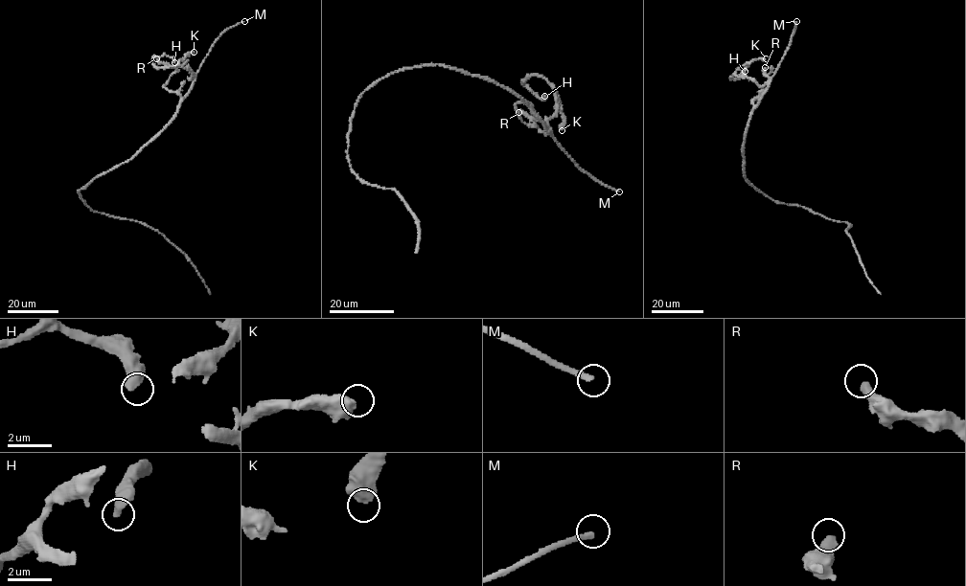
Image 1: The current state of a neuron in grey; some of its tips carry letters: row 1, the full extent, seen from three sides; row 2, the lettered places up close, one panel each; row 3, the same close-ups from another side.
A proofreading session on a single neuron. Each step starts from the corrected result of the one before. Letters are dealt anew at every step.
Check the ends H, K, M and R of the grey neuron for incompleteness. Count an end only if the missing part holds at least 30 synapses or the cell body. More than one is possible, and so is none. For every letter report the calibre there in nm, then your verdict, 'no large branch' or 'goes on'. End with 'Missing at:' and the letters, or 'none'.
H: calibre 500 nm; no large branch
K: calibre 600 nm; no large branch
M: calibre 240 nm; goes on
R: calibre 440 nm; no large branch
Missing at: M

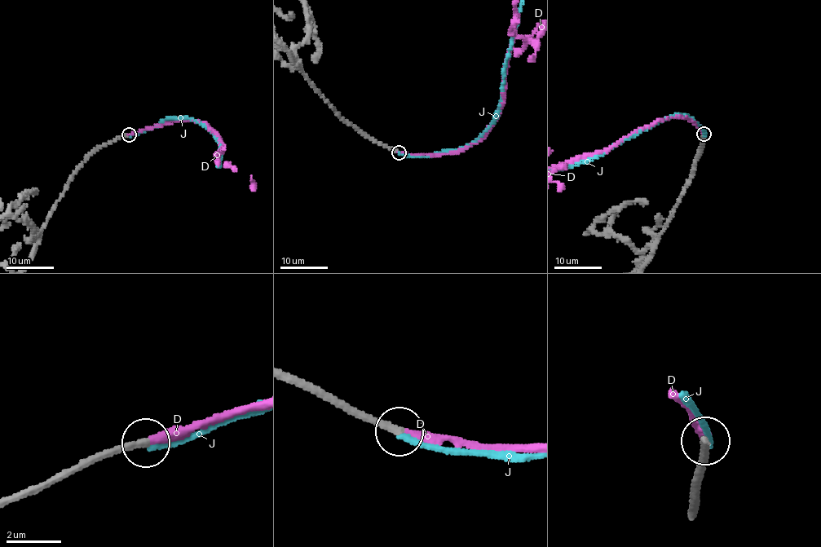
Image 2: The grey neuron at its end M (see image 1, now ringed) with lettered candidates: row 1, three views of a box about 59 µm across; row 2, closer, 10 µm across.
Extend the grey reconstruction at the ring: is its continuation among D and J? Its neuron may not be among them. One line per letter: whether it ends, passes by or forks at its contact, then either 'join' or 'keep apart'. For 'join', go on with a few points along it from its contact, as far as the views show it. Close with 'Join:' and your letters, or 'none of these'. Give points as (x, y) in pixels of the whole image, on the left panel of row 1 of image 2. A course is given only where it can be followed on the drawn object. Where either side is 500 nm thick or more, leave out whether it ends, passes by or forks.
D: it ends; join
J: it ends; keep apart
Join: D

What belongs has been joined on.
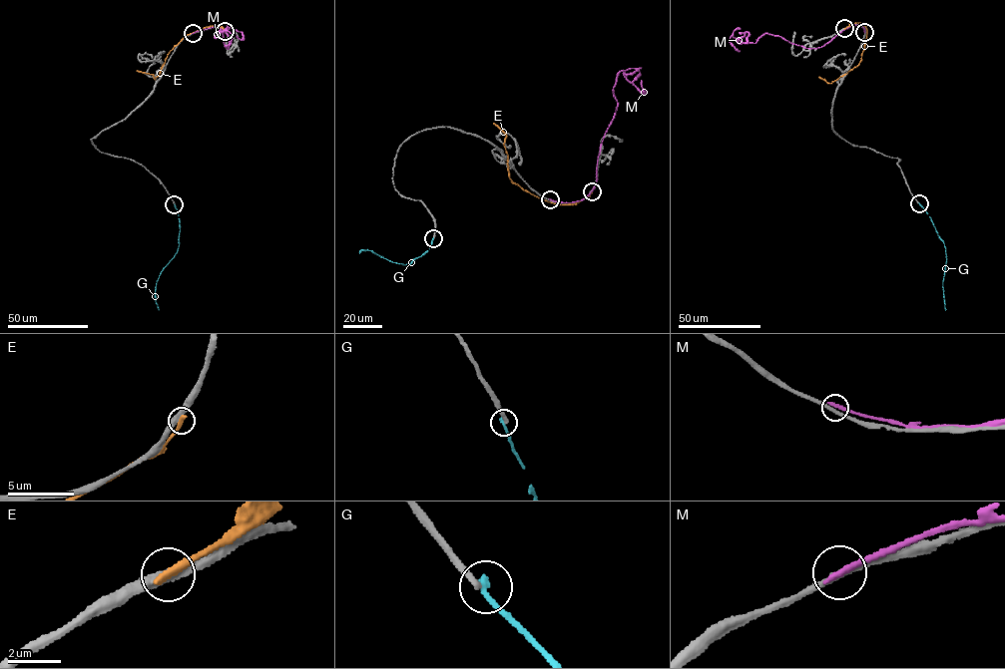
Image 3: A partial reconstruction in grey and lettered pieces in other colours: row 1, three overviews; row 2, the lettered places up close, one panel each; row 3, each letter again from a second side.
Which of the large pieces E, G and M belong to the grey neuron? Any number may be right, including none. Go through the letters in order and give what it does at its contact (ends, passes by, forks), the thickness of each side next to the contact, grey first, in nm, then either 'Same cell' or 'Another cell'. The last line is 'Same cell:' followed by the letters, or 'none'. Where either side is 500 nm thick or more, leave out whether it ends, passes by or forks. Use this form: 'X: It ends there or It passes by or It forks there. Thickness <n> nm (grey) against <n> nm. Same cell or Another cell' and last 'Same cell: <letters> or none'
E: It ends there. Thickness 420 nm (grey) against 360 nm. Another cell
G: It ends there. Thickness 260 nm (grey) against 280 nm. Another cell
M: It ends there. Thickness 240 nm (grey) against 280 nm. Another cell
Same cell: none

